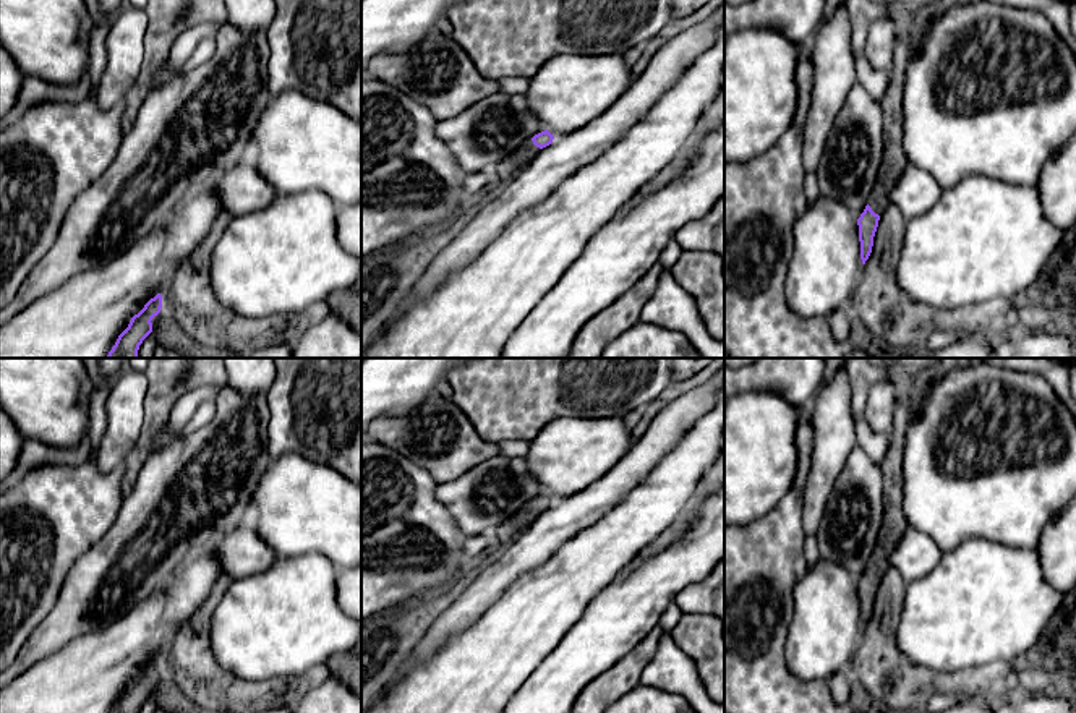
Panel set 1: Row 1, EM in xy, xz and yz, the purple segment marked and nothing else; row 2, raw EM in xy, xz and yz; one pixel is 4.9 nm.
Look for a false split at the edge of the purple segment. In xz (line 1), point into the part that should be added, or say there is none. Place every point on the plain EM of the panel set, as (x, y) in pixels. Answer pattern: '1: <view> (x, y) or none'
1: xz (506, 532)

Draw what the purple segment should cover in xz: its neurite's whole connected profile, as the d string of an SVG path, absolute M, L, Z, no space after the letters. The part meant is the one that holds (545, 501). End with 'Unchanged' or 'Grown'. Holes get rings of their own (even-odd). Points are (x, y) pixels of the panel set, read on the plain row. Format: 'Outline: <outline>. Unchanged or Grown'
Outline: M544 493L533 501L523 504L519 512L501 523L494 532L494 538L501 543L512 541L519 533L522 533L543 510L553 506L554 499Z. Grown

